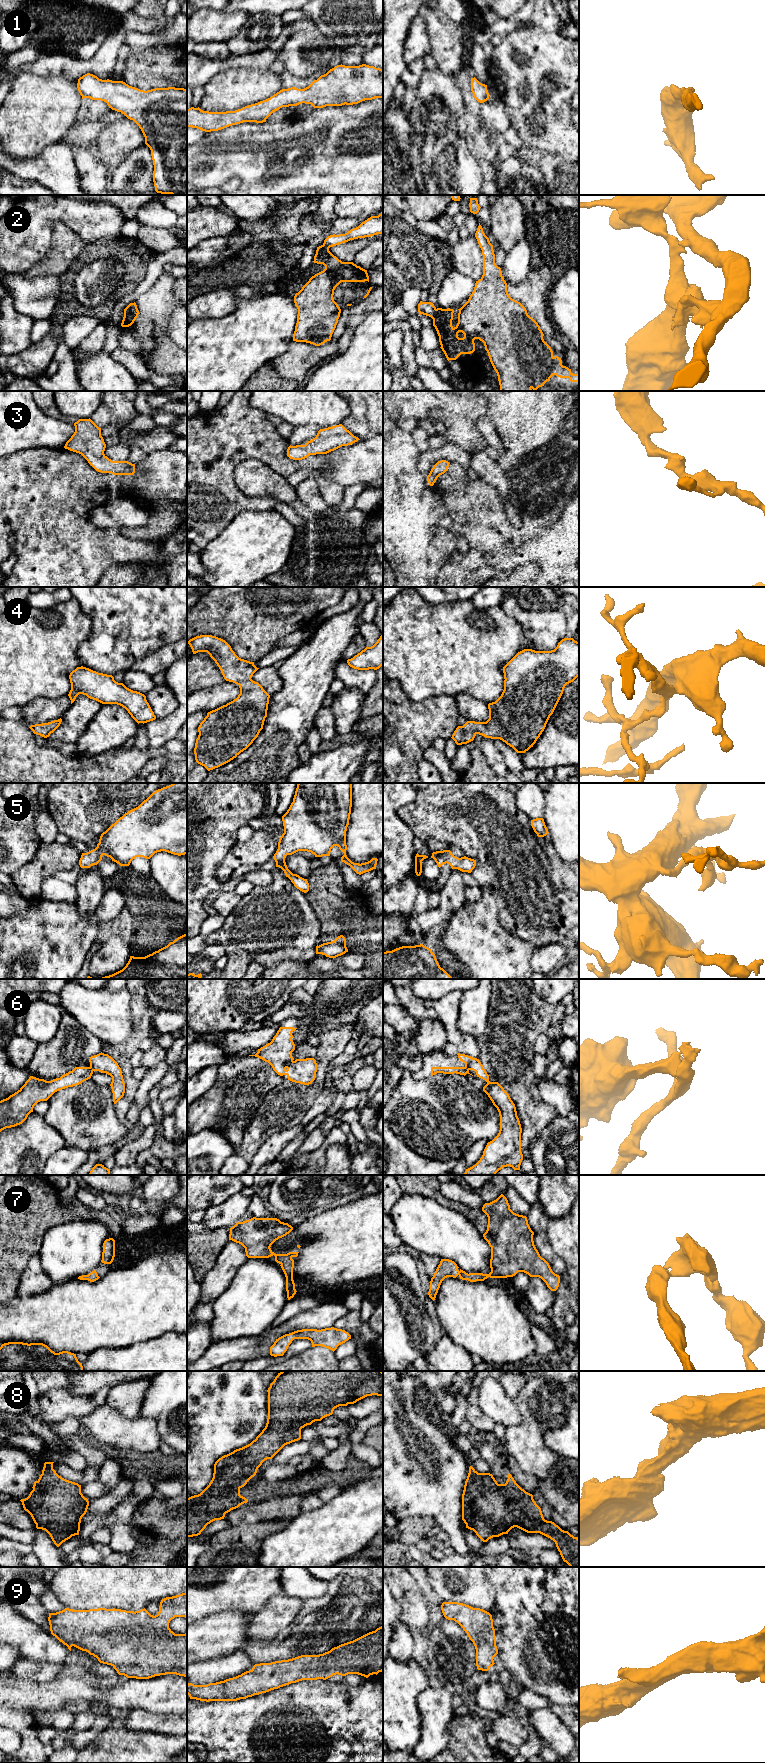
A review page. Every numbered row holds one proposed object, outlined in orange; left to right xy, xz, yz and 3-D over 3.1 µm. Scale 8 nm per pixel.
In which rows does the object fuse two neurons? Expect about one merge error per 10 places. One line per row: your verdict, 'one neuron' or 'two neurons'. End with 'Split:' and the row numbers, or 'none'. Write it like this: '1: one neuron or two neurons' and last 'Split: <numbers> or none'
1: one neuron
2: two neurons
3: one neuron
4: one neuron
5: one neuron
6: one neuron
7: one neuron
8: one neuron
9: one neuron
Split: 2

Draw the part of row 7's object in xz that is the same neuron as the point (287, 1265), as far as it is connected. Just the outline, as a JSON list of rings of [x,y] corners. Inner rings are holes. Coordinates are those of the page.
[[[253,1217],[243,1222],[237,1222],[230,1228],[229,1240],[241,1244],[245,1248],[248,1258],[269,1258],[275,1256],[275,1261],[280,1264],[286,1277],[287,1298],[290,1300],[296,1294],[293,1280],[293,1257],[299,1252],[287,1254],[275,1254],[271,1245],[289,1234],[293,1227],[288,1223],[281,1222],[277,1218]]]

